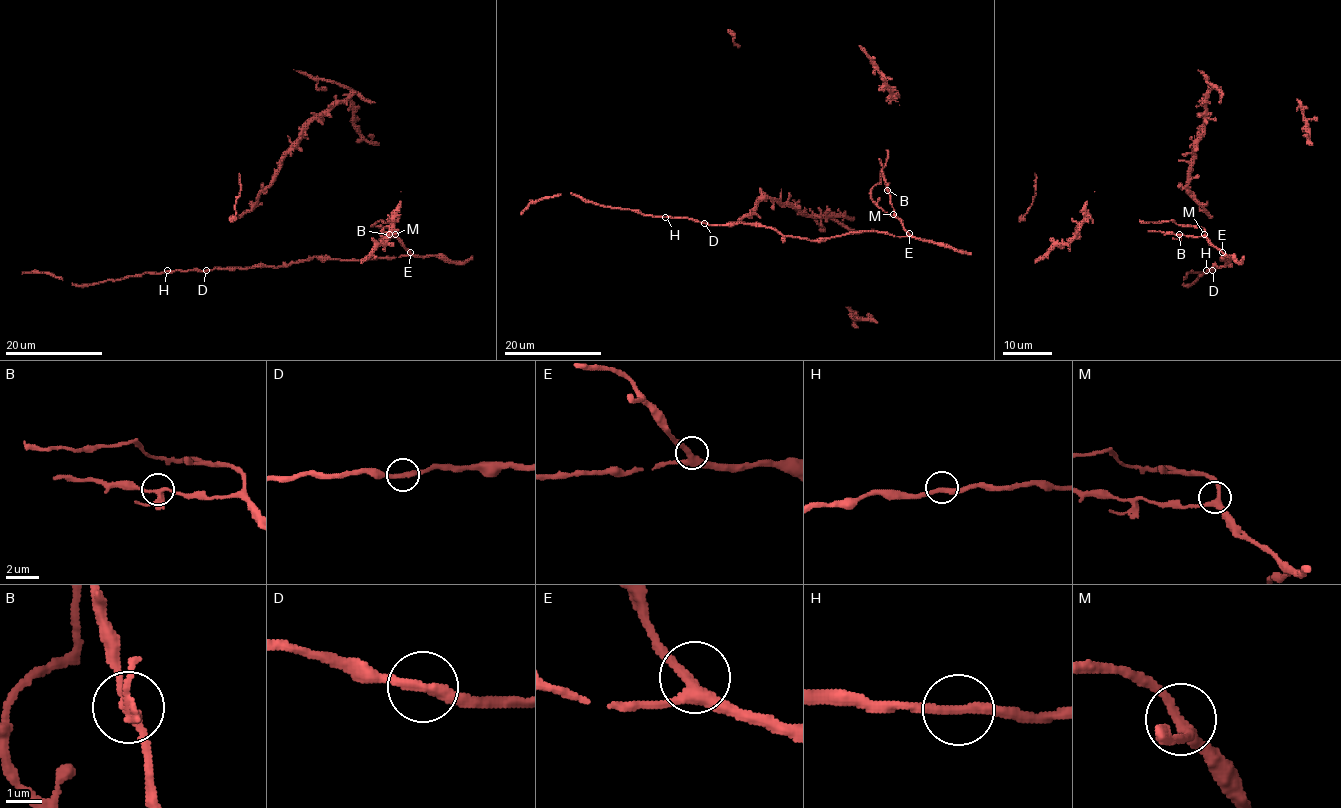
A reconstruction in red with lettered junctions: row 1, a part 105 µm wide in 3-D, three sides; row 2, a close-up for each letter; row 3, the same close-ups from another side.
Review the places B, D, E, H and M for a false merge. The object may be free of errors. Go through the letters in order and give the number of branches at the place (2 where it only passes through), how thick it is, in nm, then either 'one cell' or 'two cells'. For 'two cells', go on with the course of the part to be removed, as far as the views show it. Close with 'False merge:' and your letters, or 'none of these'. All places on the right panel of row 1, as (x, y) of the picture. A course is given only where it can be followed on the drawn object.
B: branches 4; calibre 240 nm; one cell
D: branches 2; calibre 280 nm; one cell
E: branches 3; calibre 280 nm; one cell
H: branches 2; calibre 280 nm; one cell
M: branches 3; calibre 280 nm; one cell
False merge: none of these

